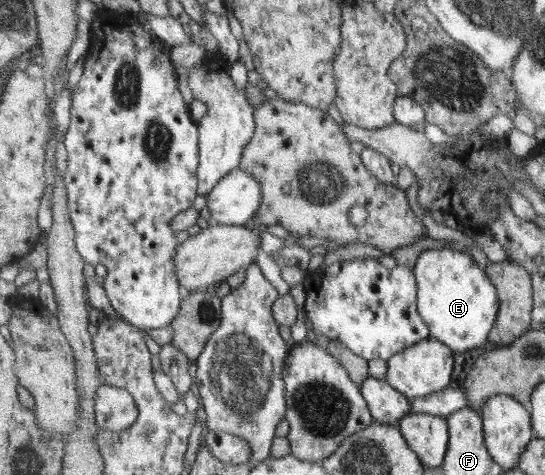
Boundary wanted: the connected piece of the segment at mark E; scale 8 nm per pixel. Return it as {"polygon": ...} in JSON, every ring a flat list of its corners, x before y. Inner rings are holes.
{"polygon":[[444,248,440,251,424,251,416,261,414,272,418,281,418,312,429,326,431,337,440,339,445,345,451,346,453,351,461,353,485,345,498,320,501,303,497,287,486,270,481,269,467,252]]}

